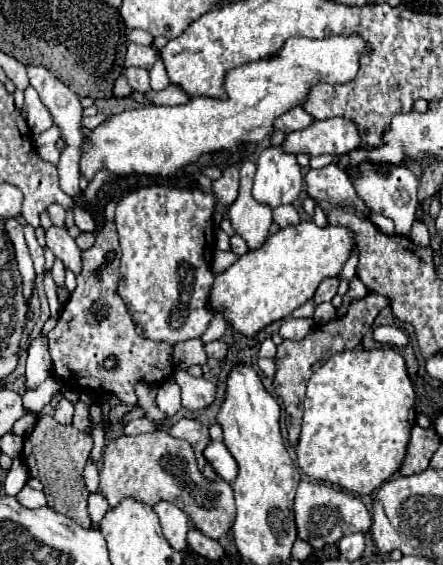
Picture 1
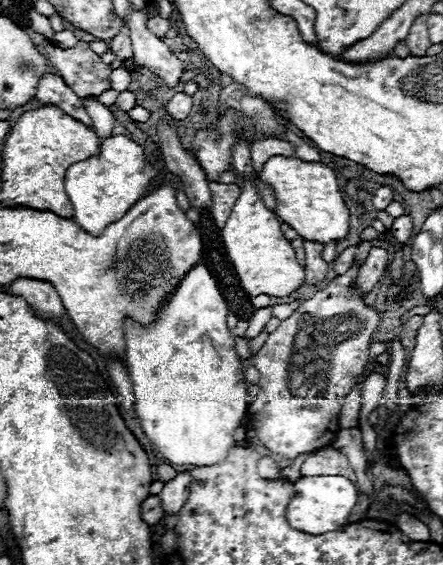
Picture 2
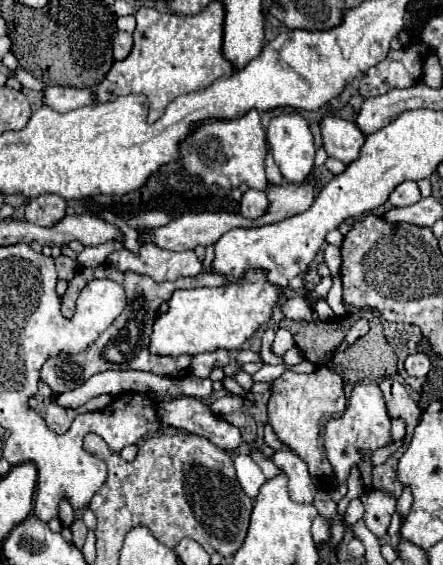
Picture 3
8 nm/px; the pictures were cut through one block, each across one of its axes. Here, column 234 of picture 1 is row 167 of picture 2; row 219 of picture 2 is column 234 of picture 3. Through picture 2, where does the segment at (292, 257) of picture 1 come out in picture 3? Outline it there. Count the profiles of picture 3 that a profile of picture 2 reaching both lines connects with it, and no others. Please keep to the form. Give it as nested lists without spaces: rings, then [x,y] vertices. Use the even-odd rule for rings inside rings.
[[[246,270],[242,280],[218,286],[218,288],[194,288],[194,290],[176,290],[168,302],[168,310],[158,316],[154,322],[150,352],[152,354],[200,354],[200,352],[214,352],[214,350],[238,350],[262,324],[272,318],[272,310],[278,304],[282,294],[280,286],[274,286],[266,278],[266,270]]]

